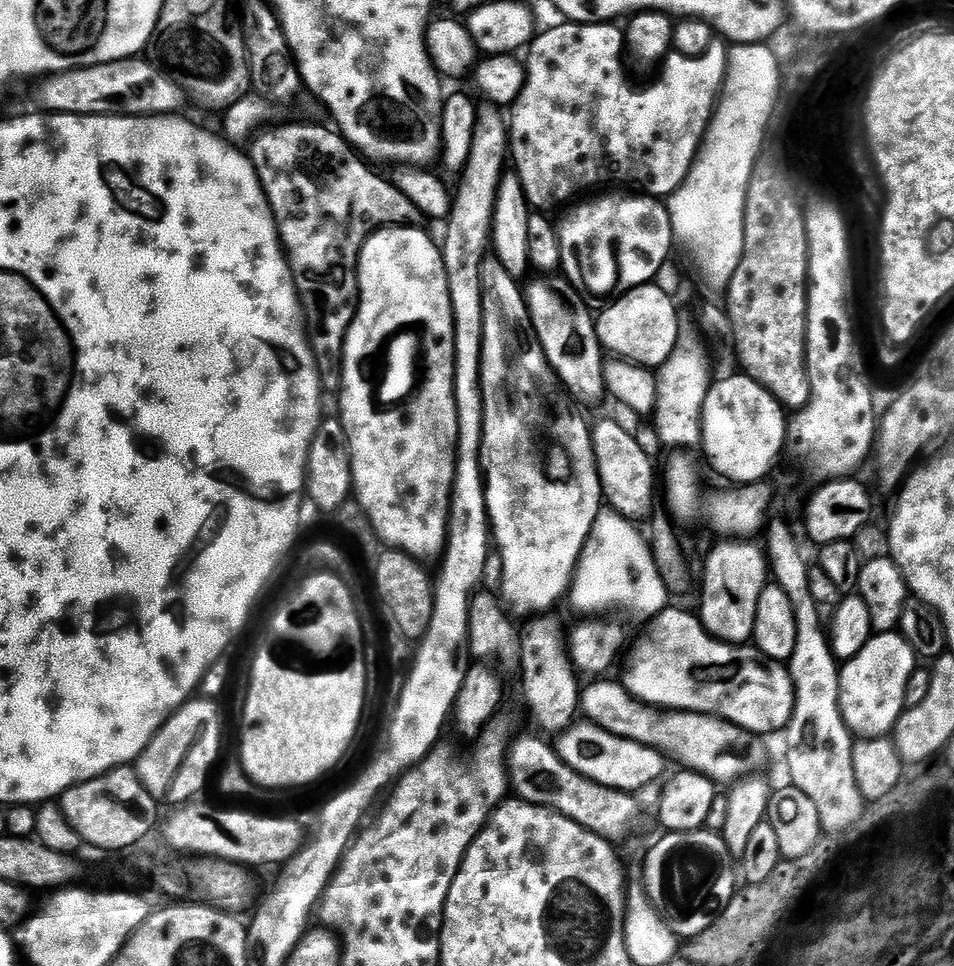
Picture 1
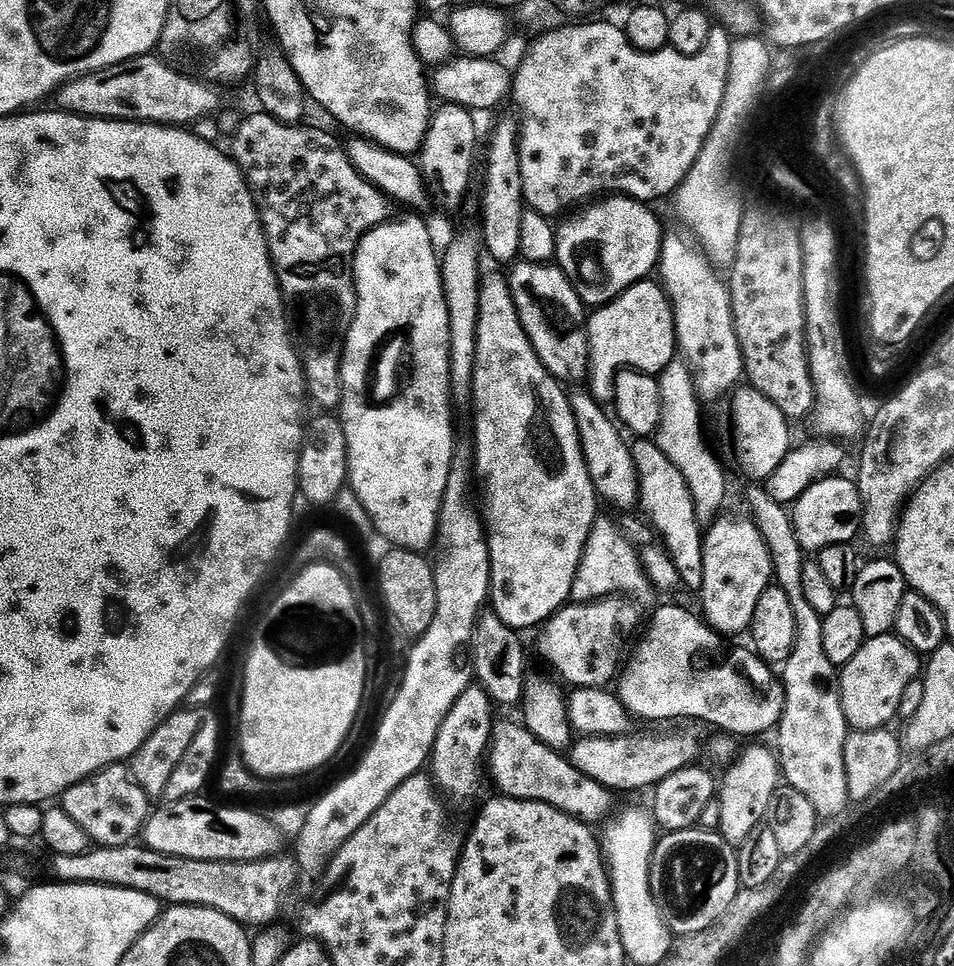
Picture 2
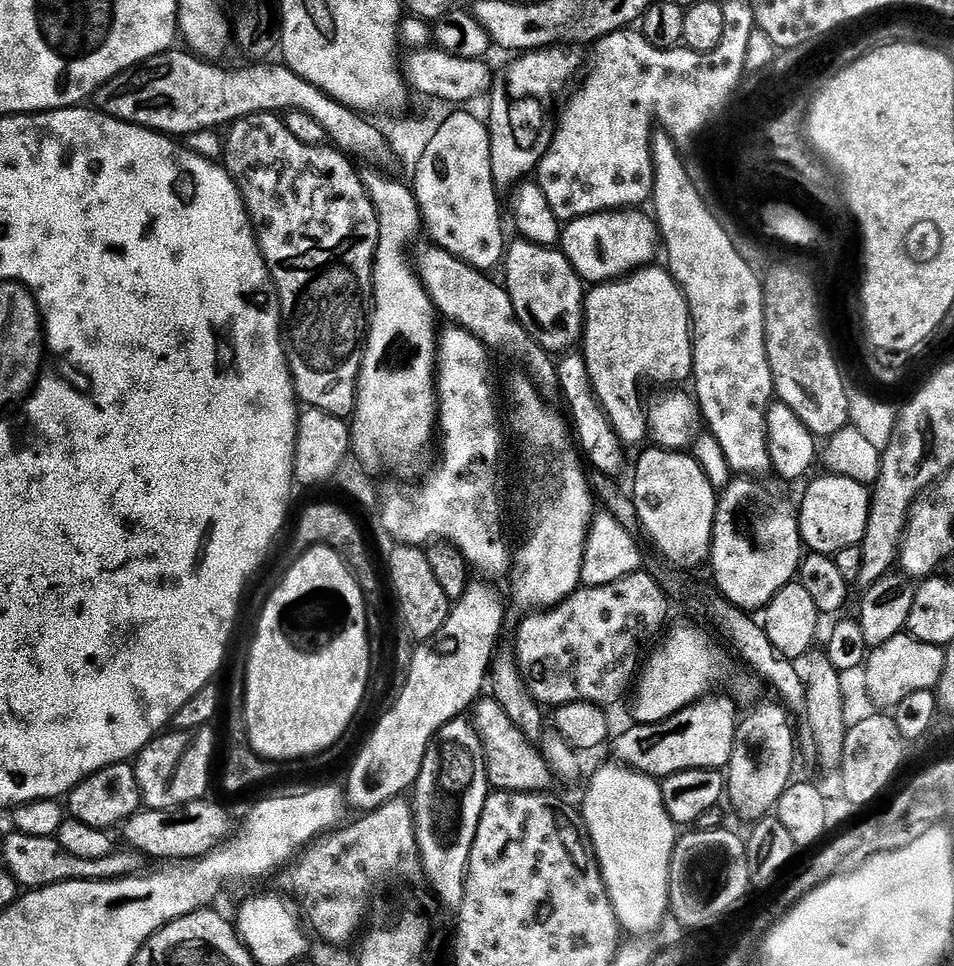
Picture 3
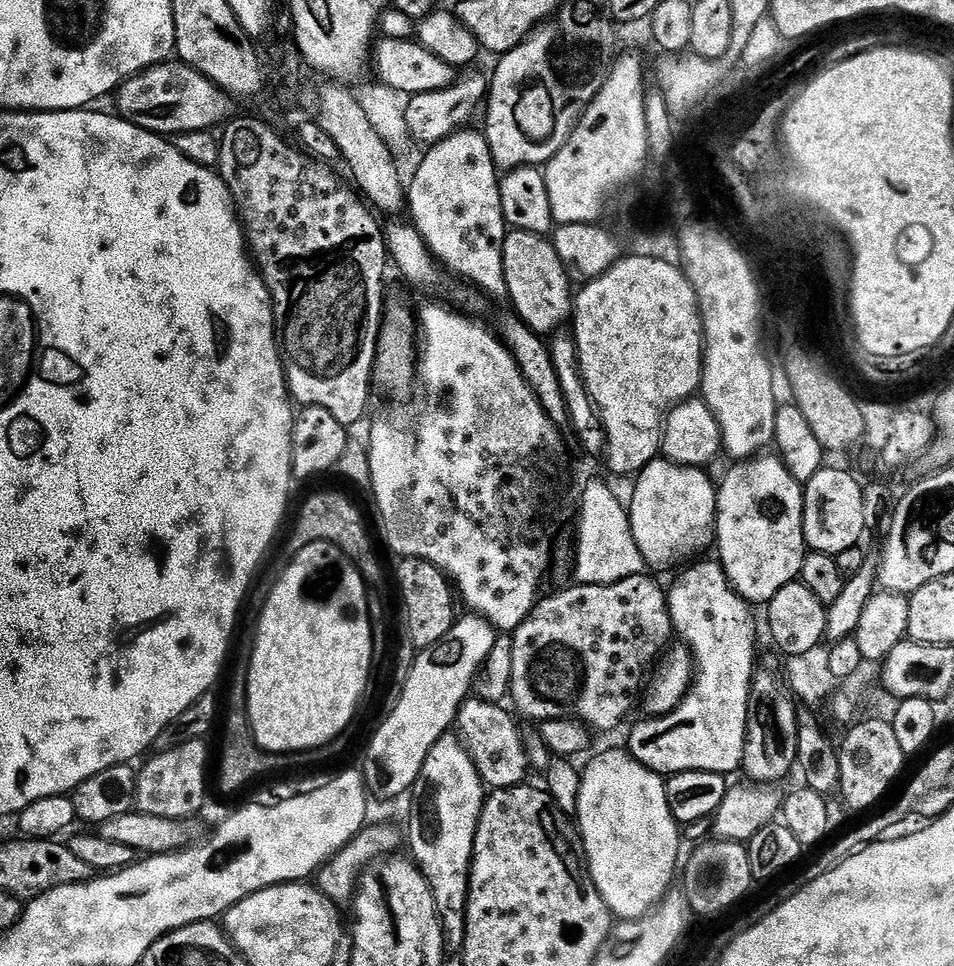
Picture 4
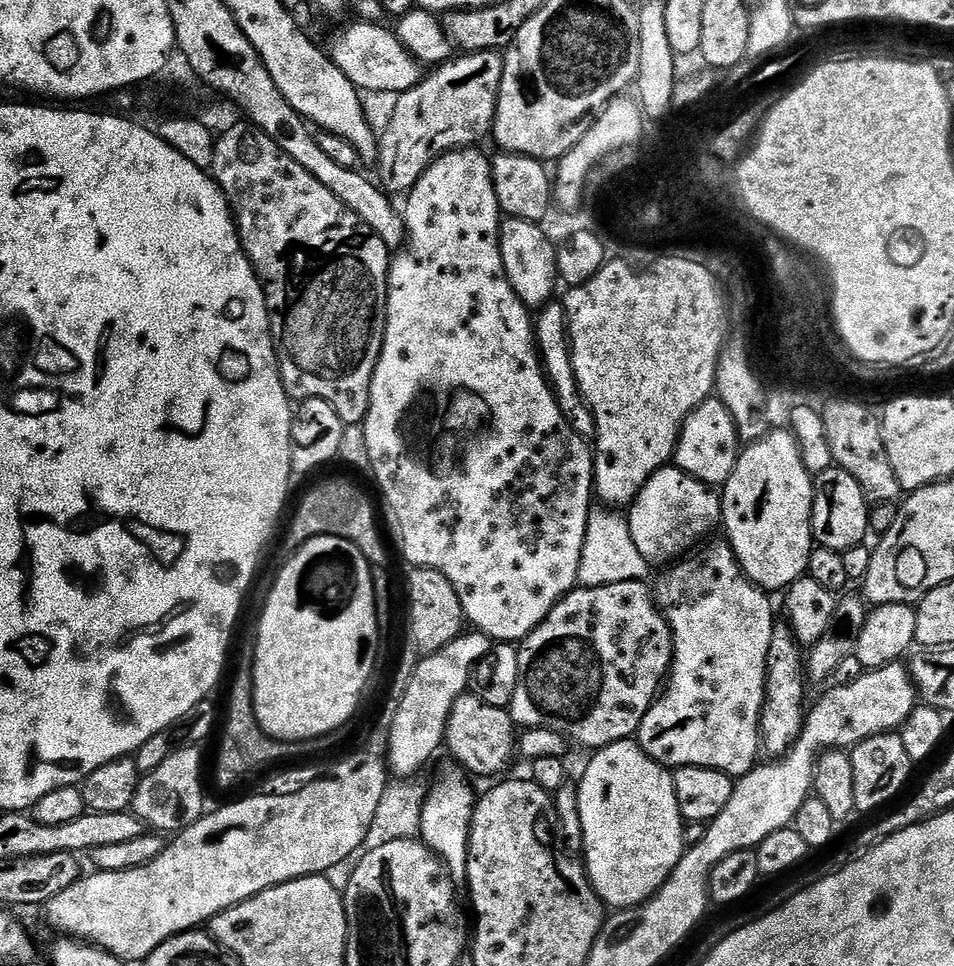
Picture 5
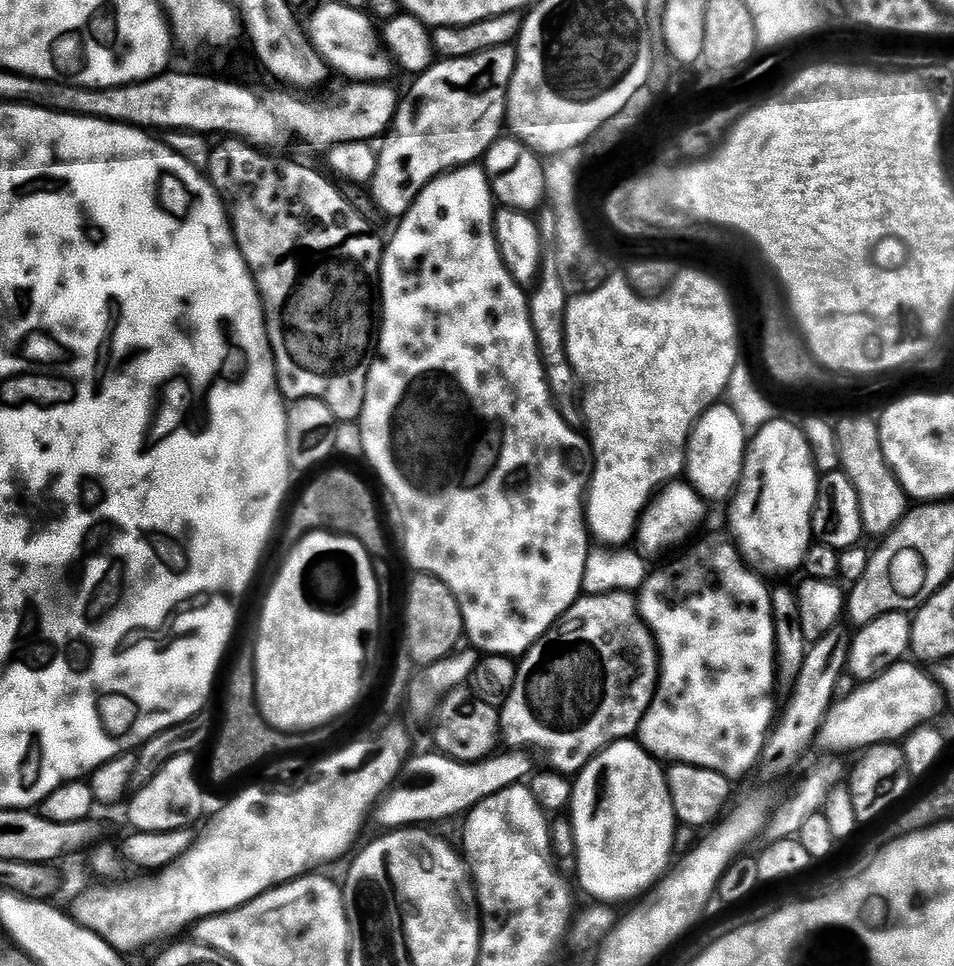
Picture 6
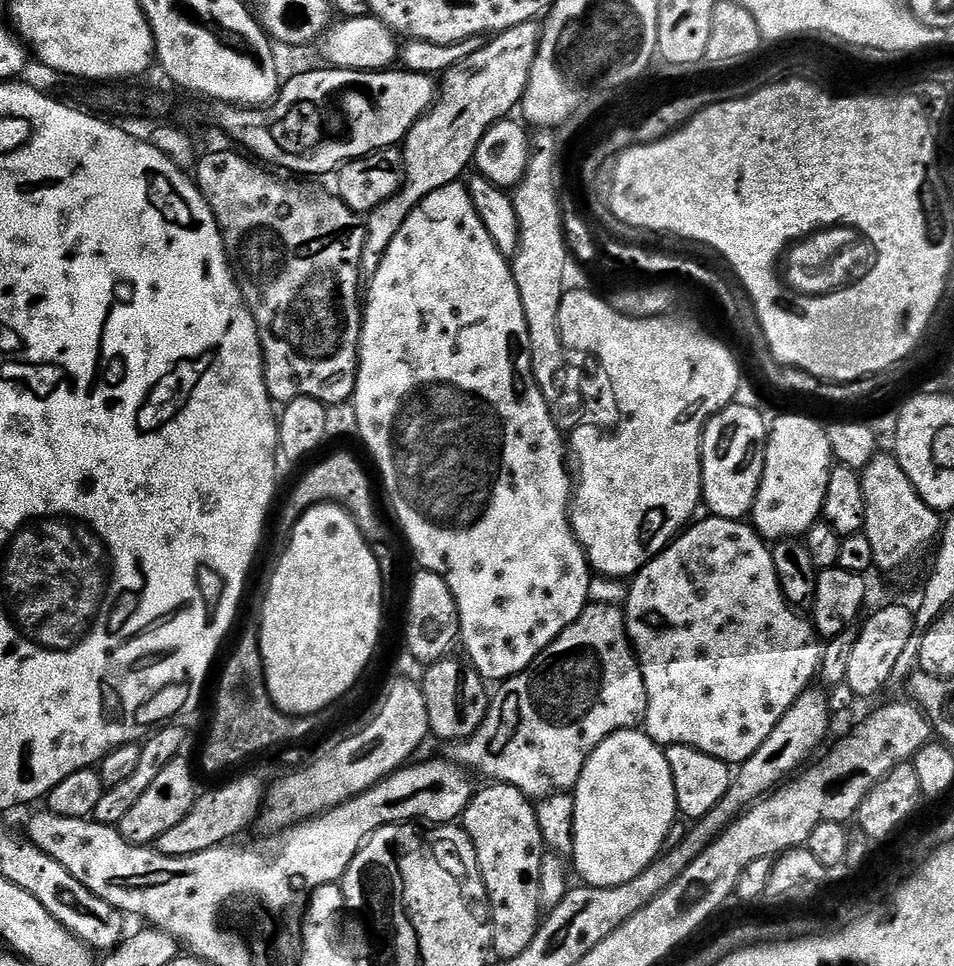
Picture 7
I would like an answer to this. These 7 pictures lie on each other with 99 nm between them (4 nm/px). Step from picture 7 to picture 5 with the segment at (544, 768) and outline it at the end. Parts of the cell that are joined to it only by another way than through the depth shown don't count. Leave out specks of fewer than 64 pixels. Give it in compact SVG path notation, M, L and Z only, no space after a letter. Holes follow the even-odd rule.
M631 580L630 582L614 582L610 586L601 588L582 588L564 596L550 610L550 614L532 631L519 645L520 680L514 690L513 700L510 705L513 724L521 729L545 728L562 734L573 745L581 744L584 748L599 750L607 744L616 744L619 740L627 740L635 737L640 730L642 718L652 709L662 692L662 685L669 675L672 667L672 631L664 620L664 614L656 606L656 597L653 589L643 580Z

